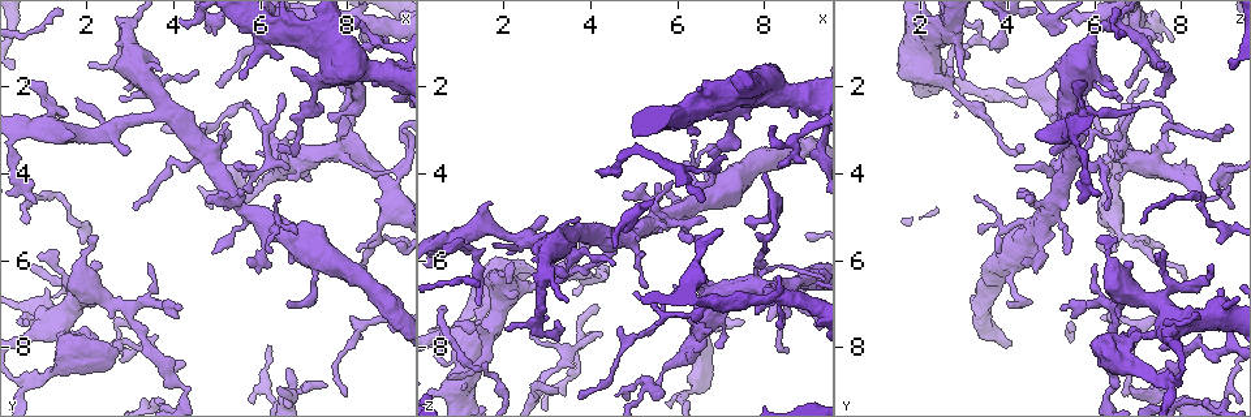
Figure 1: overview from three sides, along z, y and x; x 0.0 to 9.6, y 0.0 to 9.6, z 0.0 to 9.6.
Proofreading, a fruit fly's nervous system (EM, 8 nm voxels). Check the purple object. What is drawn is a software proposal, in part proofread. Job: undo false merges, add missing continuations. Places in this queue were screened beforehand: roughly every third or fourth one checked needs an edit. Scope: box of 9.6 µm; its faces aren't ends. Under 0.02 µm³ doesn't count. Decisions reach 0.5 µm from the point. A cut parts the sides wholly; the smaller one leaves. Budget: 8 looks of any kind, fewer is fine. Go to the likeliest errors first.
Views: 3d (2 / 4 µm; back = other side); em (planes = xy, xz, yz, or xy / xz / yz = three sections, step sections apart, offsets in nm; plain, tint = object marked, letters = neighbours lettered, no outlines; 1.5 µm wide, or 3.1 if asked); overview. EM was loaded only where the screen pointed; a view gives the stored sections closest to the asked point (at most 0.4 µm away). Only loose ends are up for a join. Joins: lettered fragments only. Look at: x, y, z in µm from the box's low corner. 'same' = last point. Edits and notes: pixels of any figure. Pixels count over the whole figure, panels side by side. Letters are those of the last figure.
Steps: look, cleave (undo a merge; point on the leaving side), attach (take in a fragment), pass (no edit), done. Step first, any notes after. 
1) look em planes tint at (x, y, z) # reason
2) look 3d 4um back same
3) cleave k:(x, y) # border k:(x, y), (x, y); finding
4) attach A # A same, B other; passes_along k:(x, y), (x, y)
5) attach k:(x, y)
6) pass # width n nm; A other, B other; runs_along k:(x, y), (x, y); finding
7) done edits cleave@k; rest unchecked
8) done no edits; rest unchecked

look em planes letters at (0.75, 8.80, 7.70) # touches itself

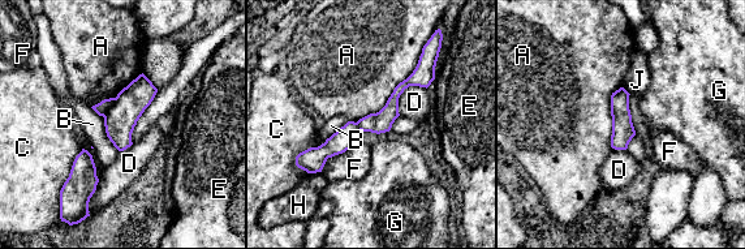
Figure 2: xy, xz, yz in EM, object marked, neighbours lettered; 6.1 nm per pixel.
cleave 2:(129, 104) # A other, B other, C other, D other, E other, F other, G other, H other, J other; border 2:(115, 98), (103, 116); two neurons meet here

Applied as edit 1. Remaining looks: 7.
look overview

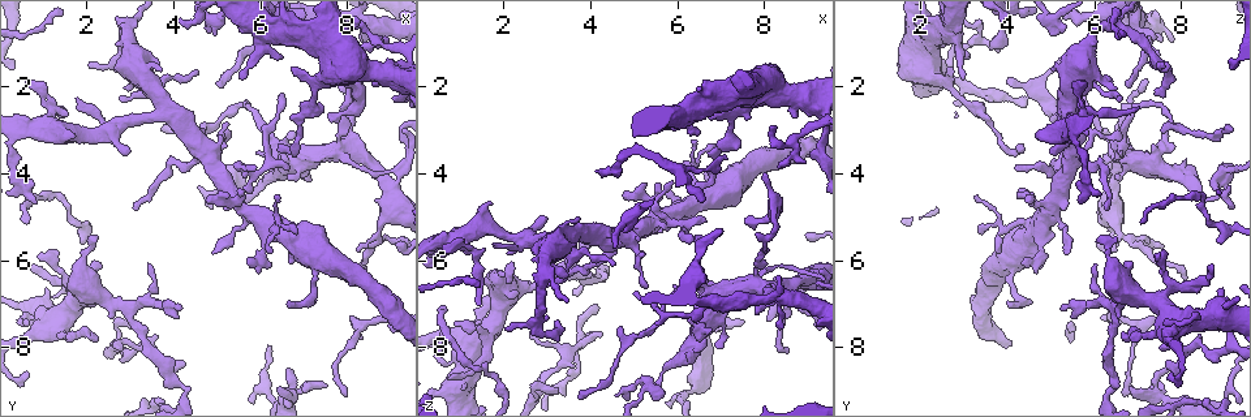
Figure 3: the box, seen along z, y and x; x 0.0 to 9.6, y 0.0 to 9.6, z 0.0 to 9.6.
look em xz step 4 letters at (1.65, 3.15, 4.70)

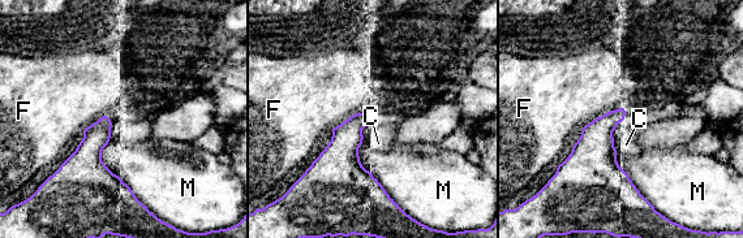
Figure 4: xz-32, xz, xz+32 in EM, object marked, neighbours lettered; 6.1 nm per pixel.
look em planes letters same # cut it another way

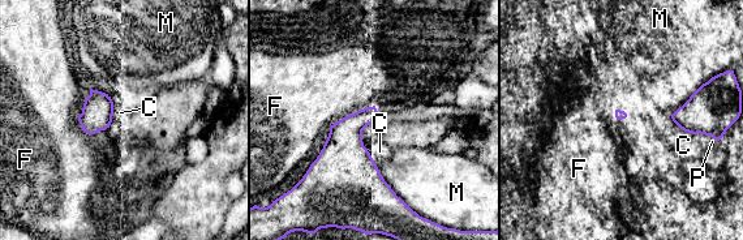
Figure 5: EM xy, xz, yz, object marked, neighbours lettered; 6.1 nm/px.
pass # C other, F other, M other, P other; none of them fits

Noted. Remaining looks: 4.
look em planes letters at (4.20, 8.40, 7.75) # tapers out

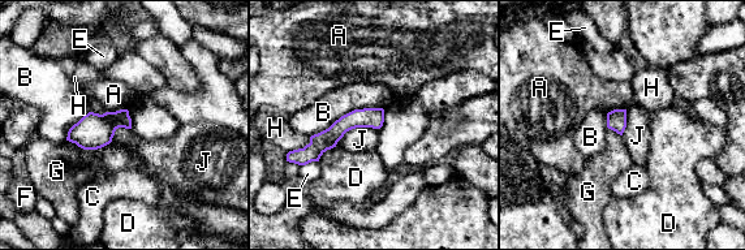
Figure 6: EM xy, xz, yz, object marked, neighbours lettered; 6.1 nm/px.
pass # width 130 nm; A other, B other, C other, D other, E other, F other, G other, H other, J other; border 6:(377, 128), (352, 128), (335, 146); no lettered fragment goes on from it

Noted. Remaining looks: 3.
done edits cleave@2; rest unchecked

